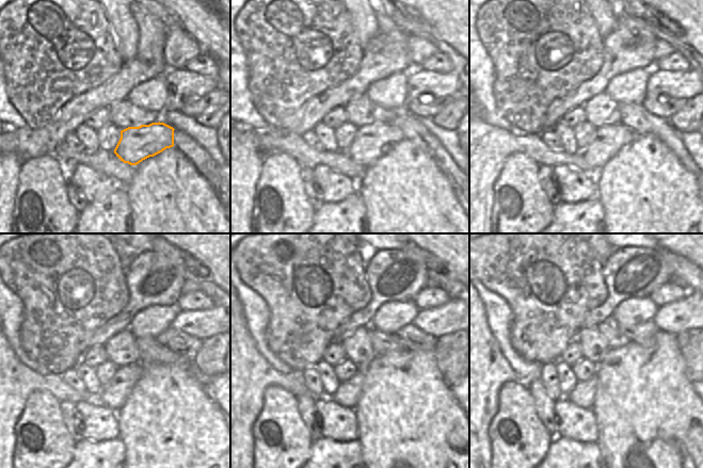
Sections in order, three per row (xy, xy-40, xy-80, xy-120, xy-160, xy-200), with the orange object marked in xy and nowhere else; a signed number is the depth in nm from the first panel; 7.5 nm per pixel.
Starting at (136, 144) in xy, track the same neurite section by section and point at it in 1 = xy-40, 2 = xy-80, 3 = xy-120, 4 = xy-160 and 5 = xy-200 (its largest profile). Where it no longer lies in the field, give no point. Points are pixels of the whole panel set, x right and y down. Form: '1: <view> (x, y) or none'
1: xy-40 (371, 142)
2: xy-80 (607, 141)
3: xy-120 (114, 393)
4: xy-160 (349, 392)
5: xy-200 (582, 396)

